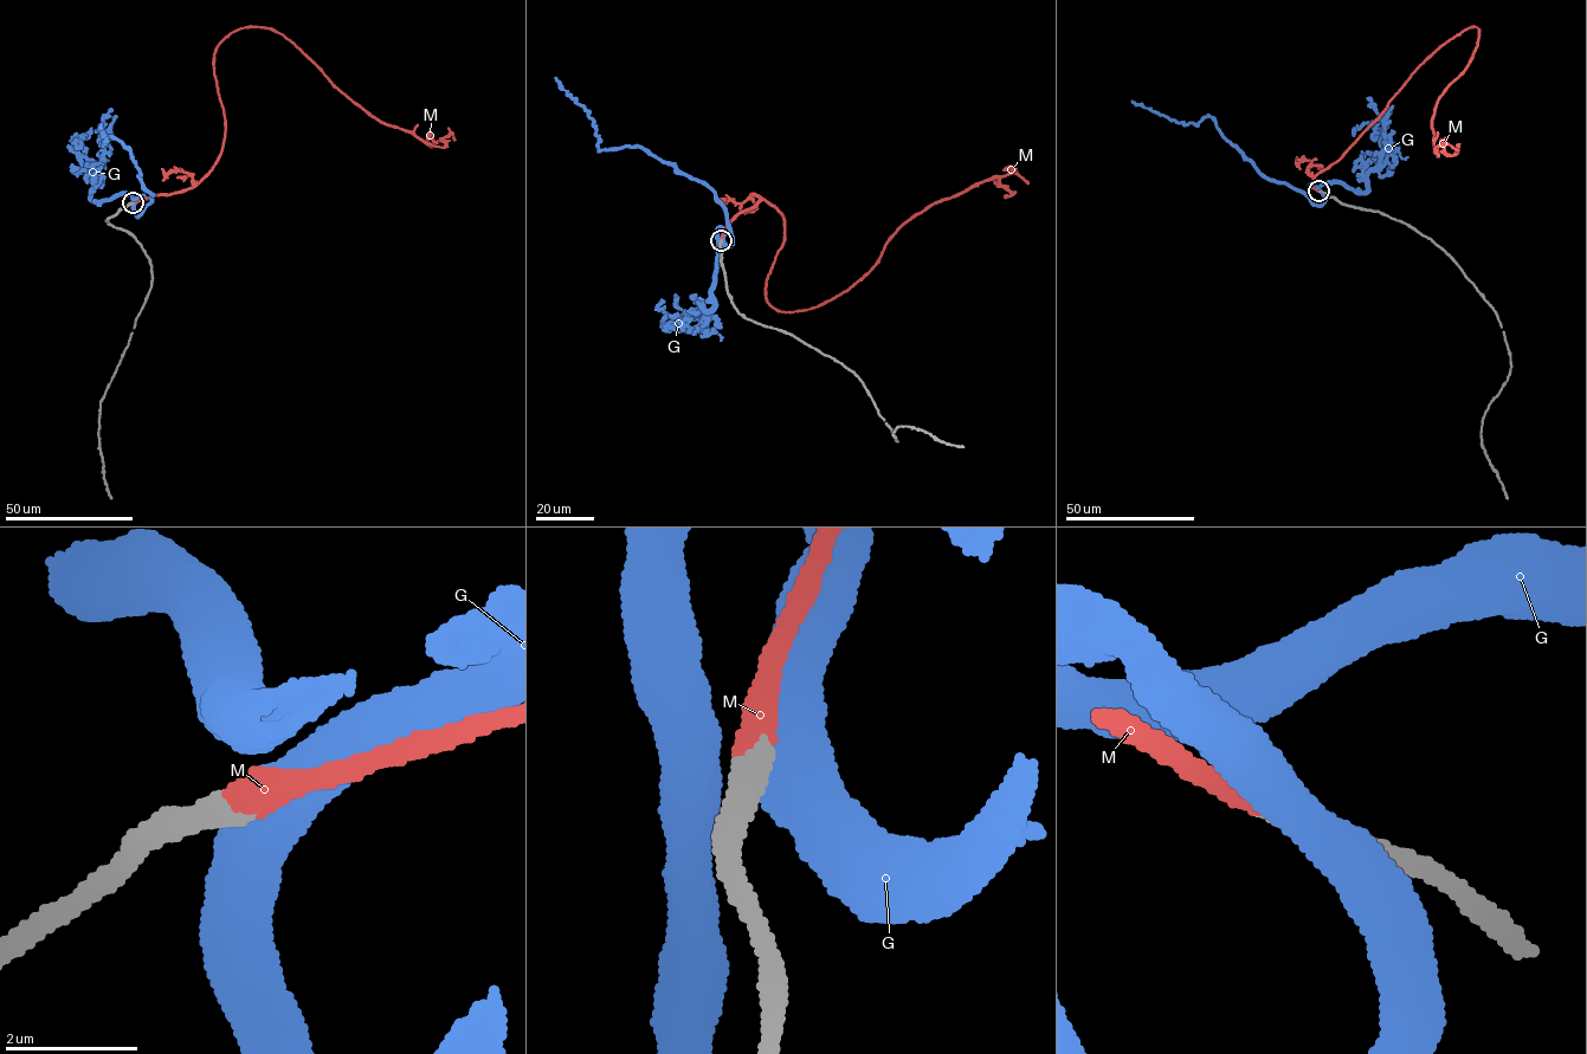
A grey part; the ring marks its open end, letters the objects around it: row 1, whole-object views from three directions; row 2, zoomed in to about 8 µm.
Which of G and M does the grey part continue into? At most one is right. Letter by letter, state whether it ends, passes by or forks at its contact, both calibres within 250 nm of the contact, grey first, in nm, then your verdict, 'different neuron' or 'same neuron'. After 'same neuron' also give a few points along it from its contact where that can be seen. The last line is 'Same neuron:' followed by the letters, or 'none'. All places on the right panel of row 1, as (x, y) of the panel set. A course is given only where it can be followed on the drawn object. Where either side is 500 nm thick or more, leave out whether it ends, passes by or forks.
G: 480 nm thick on the grey side, 600 nm on the other; different neuron
M: it ends there; 480 nm thick on the grey side, 440 nm on the other; same neuron; it runs (1320, 191), (1314, 178), (1417, 68), (1476, 27), (1431, 124), (1437, 155), (1443, 144), (1458, 150)
Same neuron: M

